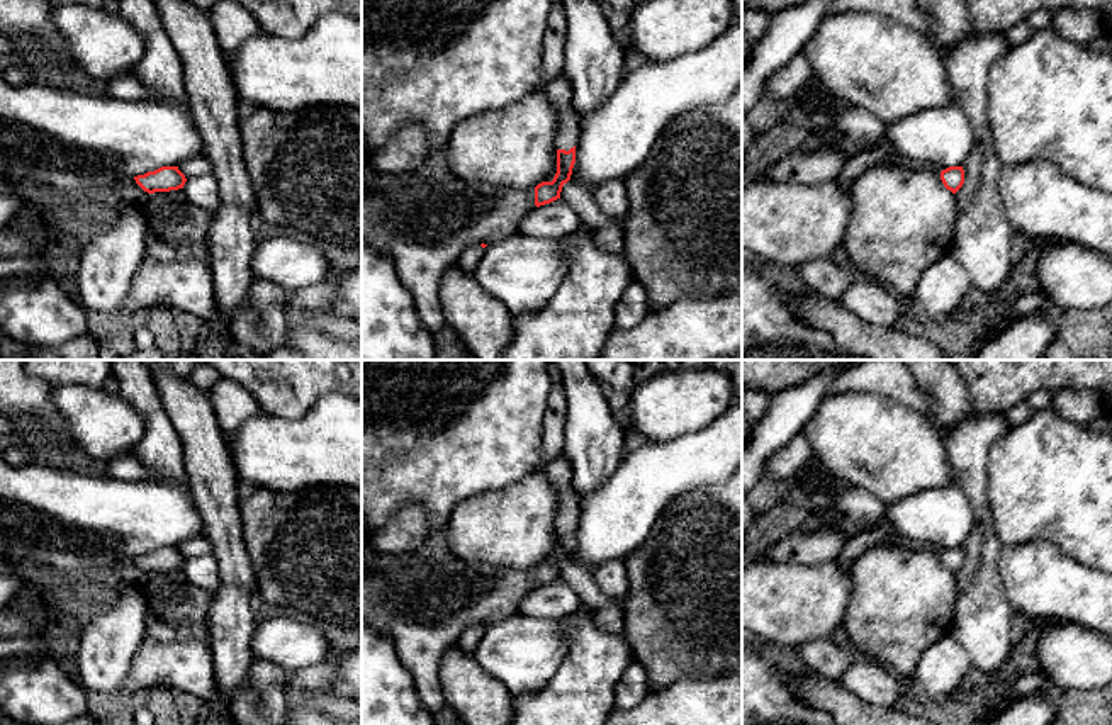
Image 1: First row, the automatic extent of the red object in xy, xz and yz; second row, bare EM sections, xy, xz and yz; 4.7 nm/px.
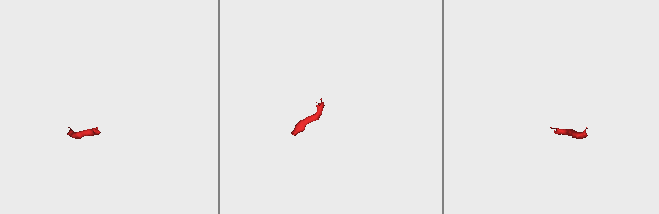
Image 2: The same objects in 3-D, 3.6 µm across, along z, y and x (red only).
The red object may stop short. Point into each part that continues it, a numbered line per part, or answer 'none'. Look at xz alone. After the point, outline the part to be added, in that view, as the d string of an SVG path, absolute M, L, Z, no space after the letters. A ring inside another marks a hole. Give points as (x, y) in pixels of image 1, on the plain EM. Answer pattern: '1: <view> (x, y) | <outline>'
1: xz (557, 471) | M562 455L543 469L559 494L555 528L569 531L577 525L581 497L570 482L570 464Z
2: xz (469, 640) | M472 625L469 627L458 638L458 647L462 652L465 654L474 654L474 650L477 649L482 635L484 635L486 628L482 628L480 625Z

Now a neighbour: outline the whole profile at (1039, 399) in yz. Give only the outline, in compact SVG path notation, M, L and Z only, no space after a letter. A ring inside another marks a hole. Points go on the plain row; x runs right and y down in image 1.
M1049 389L1034 391L1025 401L1032 411L1053 407L1054 391Z

